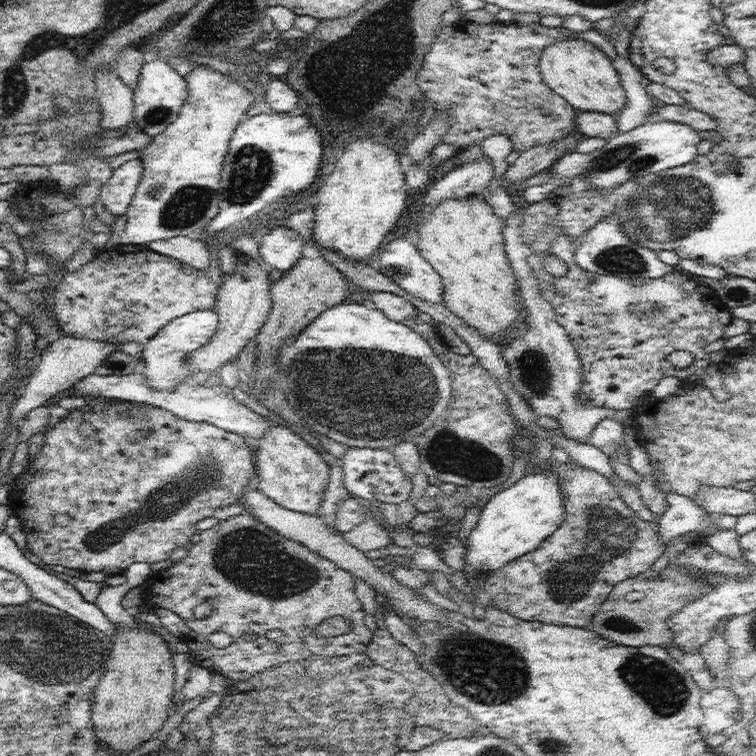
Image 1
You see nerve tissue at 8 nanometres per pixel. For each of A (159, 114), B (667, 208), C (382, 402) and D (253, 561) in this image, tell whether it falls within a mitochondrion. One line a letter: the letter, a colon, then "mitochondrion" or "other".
A: mitochondrion
B: mitochondrion
C: mitochondrion
D: mitochondrion

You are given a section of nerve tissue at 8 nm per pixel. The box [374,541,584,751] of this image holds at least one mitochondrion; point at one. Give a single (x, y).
(489, 672)

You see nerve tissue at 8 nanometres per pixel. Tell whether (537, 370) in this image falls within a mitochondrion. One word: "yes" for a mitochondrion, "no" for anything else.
yes

